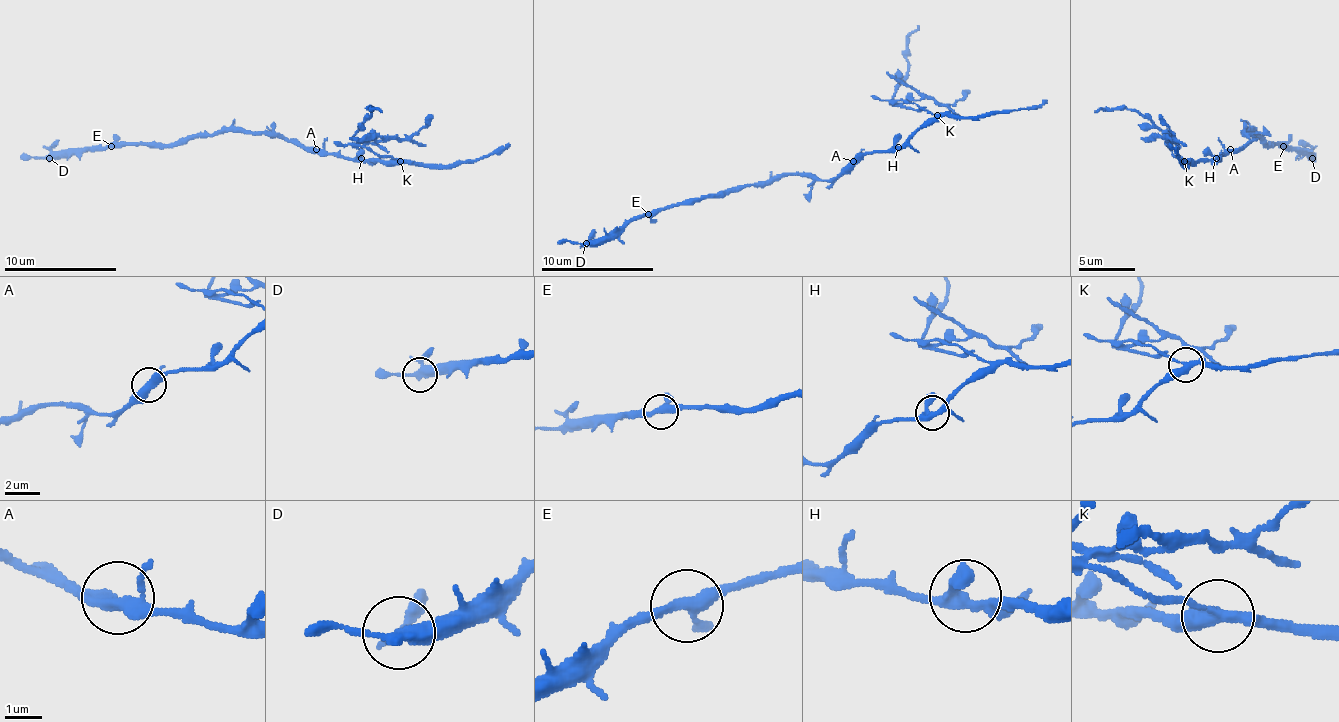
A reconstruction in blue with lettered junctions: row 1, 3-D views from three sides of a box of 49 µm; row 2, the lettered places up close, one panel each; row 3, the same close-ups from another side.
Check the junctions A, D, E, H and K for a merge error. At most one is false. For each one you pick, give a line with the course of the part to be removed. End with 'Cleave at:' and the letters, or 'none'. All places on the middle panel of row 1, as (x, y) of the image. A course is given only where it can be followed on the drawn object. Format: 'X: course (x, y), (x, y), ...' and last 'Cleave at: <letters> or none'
K: course (938, 116), (890, 102), (907, 80), (907, 37), (918, 26)
Cleave at: K

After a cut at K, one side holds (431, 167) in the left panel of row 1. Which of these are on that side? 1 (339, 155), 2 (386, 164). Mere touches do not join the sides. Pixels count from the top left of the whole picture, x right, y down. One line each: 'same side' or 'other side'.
1: same side
2: same side

